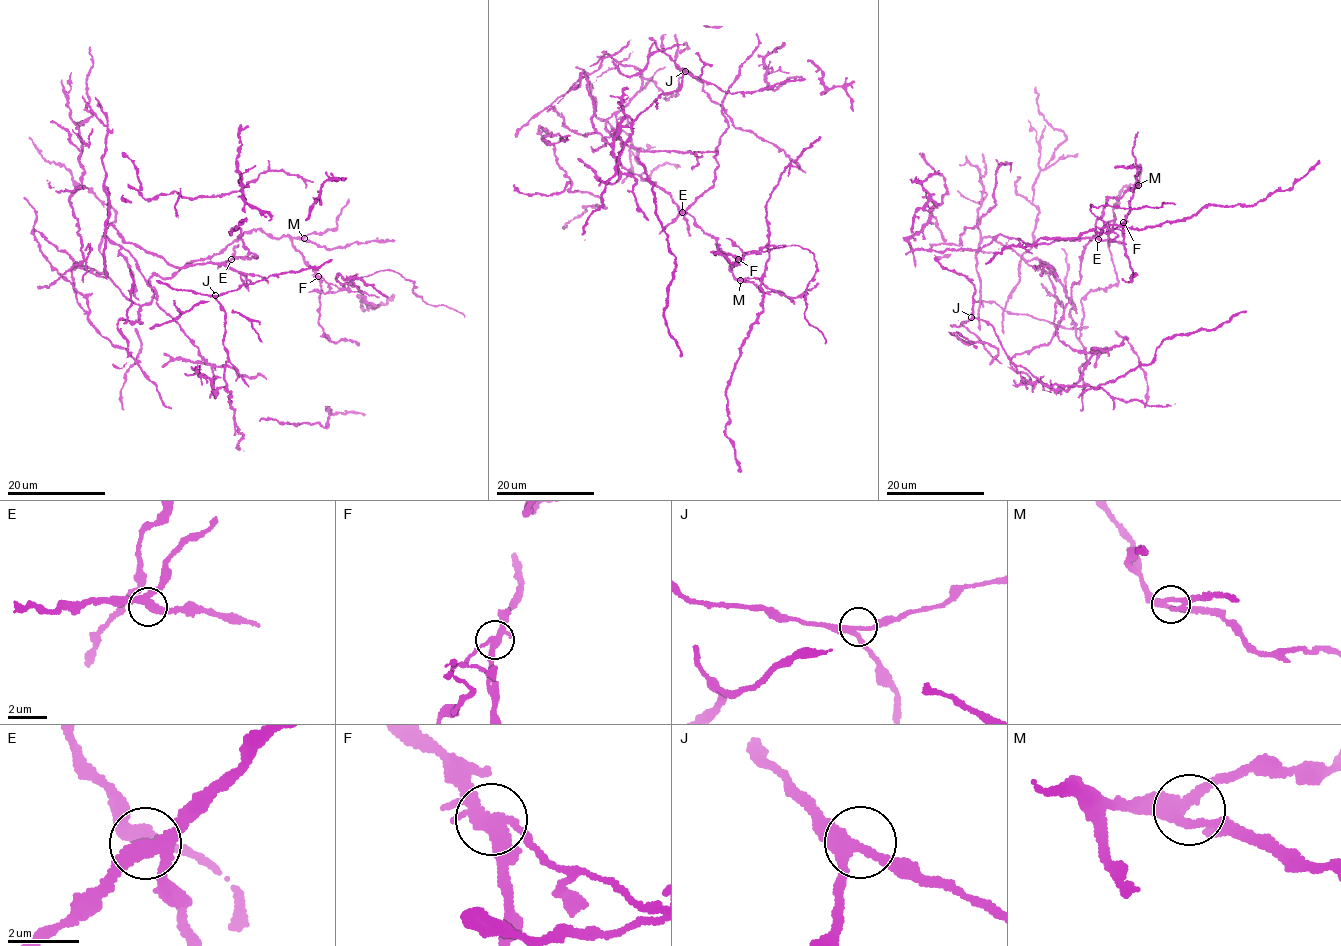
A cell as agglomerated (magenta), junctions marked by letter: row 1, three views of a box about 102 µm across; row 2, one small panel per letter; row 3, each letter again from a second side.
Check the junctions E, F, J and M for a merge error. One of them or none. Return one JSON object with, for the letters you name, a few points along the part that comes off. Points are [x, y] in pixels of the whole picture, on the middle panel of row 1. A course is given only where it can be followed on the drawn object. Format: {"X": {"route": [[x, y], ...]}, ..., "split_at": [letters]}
{"F": {"route": [[738, 259], [744, 252], [795, 245], [812, 252], [817, 268], [806, 287], [805, 318], [818, 329], [825, 343]]}, "split_at": ["F"]}

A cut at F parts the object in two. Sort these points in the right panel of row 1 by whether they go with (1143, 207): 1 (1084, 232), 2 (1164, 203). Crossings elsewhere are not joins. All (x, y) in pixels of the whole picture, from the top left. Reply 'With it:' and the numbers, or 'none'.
With it: 2

